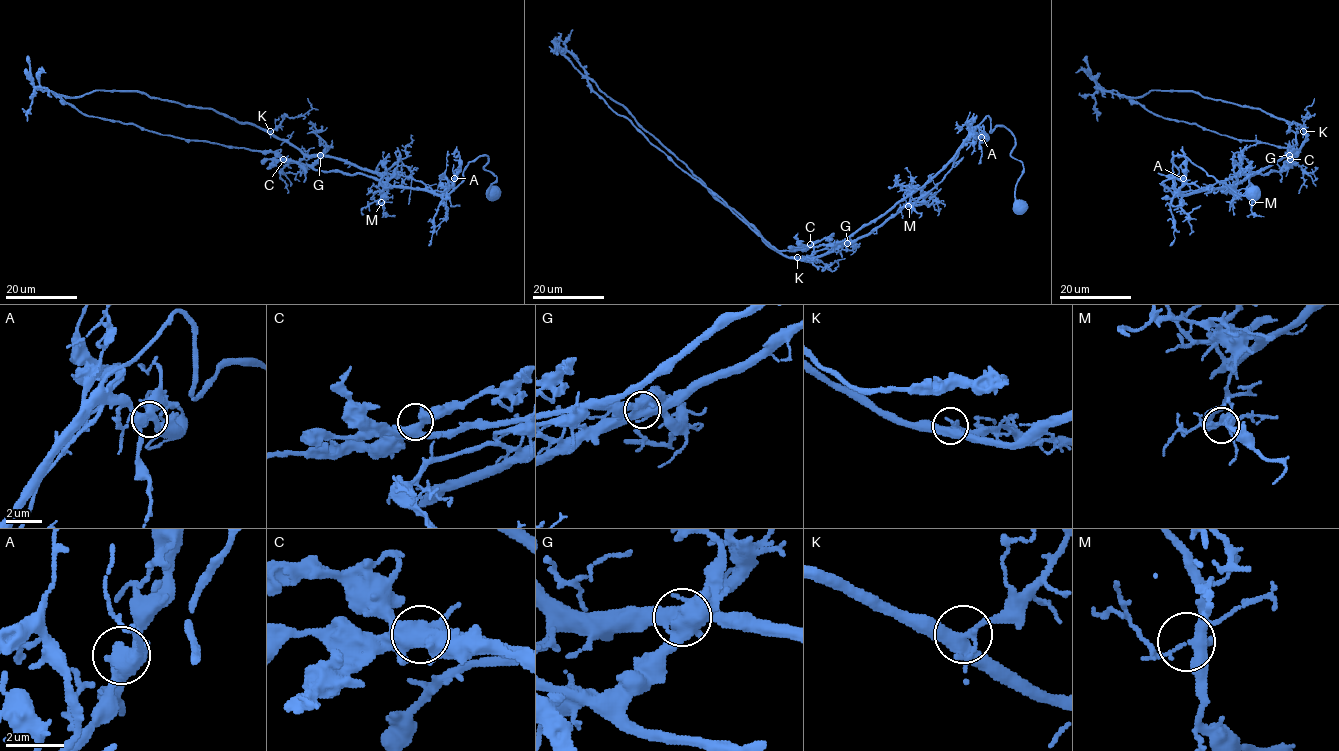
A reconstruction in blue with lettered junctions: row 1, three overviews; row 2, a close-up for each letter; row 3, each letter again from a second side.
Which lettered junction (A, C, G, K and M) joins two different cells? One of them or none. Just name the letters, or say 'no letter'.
G

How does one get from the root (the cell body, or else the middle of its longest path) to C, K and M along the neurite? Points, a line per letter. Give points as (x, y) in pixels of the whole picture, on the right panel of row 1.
C: (1252, 192), (1183, 155), (1162, 182), (1173, 194), (1233, 187), (1290, 159)
K: (1252, 192), (1183, 155), (1162, 182), (1174, 194), (1257, 173), (1293, 155), (1303, 131)
M: (1252, 192), (1234, 192), (1183, 155), (1172, 158), (1177, 174), (1162, 182), (1173, 194), (1249, 184), (1252, 202)

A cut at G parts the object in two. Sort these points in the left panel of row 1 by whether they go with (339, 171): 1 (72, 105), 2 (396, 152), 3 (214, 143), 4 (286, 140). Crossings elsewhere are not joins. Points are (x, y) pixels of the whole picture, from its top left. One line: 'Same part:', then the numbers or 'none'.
Same part: 1, 2, 3

